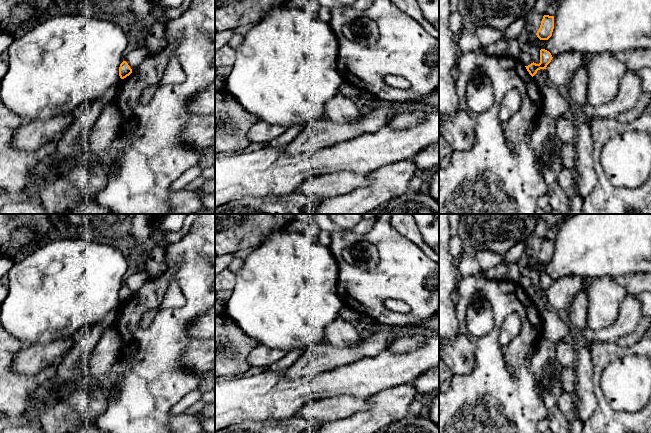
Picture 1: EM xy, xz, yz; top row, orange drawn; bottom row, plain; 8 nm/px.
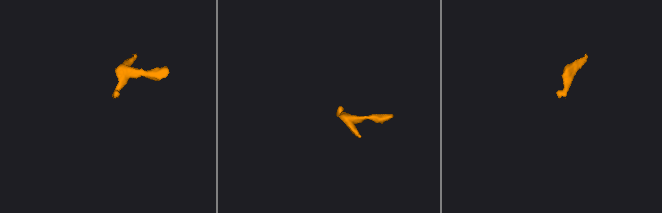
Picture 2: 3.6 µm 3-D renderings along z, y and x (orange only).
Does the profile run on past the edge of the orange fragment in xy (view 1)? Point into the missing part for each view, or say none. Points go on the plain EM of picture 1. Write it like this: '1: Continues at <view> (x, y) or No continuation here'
1: No continuation here

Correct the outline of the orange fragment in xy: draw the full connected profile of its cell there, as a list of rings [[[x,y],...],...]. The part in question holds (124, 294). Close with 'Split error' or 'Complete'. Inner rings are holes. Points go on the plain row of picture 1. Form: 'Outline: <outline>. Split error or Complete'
Outline: [[[123,285],[119,291],[120,302],[124,303],[127,300],[129,300],[131,297],[132,297],[132,293],[130,292],[130,290],[128,289],[128,287],[126,285]]]. Complete

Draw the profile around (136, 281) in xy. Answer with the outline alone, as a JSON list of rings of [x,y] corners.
[[[138,271],[133,273],[124,285],[128,287],[132,295],[136,295],[137,292],[144,286],[144,284],[150,280],[150,277],[146,271]]]

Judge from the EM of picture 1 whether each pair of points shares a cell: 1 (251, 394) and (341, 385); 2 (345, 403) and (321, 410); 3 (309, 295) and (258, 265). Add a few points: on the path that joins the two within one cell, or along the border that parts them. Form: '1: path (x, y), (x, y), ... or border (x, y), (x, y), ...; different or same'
1: path (273, 394), (294, 394), (307, 388), (319, 386); same
2: path (339, 407), (327, 409); same
3: path (296, 290), (283, 290), (271, 278); same

